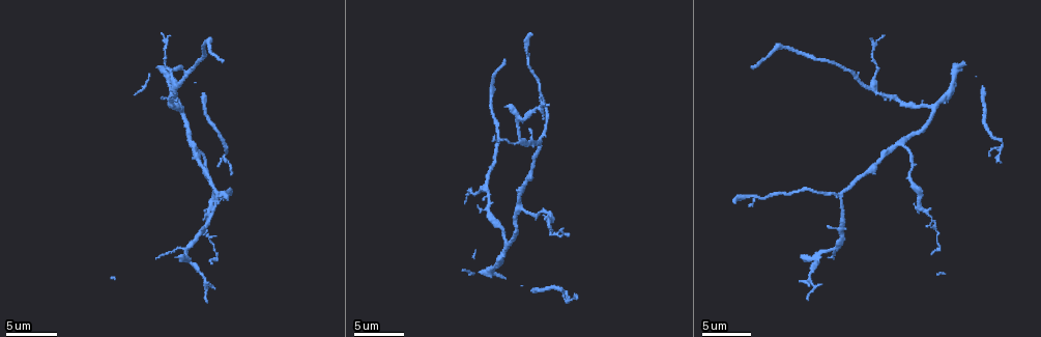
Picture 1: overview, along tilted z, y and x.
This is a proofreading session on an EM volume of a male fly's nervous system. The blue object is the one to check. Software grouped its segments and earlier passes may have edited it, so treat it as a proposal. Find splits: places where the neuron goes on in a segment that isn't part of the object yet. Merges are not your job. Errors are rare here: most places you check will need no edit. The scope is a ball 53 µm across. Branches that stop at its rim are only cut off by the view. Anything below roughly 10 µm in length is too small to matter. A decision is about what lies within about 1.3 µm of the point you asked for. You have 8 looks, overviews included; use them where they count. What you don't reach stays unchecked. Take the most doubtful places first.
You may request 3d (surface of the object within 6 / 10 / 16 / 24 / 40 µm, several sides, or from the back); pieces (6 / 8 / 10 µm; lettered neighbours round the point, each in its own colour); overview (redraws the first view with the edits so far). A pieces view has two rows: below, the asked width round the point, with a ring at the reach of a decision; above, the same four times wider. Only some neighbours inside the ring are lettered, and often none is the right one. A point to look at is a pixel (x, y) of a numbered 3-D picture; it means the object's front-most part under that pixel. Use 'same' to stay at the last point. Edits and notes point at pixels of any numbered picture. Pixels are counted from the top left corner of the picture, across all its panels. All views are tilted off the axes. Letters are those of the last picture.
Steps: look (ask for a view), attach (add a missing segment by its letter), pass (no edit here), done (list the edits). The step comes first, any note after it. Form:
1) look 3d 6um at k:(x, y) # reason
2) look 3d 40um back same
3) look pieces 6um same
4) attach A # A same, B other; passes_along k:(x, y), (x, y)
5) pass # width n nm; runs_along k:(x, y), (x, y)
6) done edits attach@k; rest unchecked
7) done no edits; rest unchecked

look 3d 6um at 1:(505, 62) # tapers out

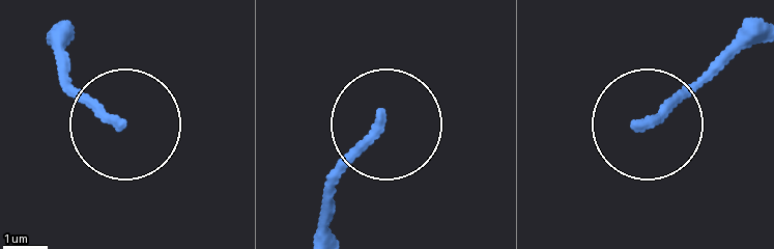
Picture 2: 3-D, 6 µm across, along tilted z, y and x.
look pieces 6um at 2:(378, 117)

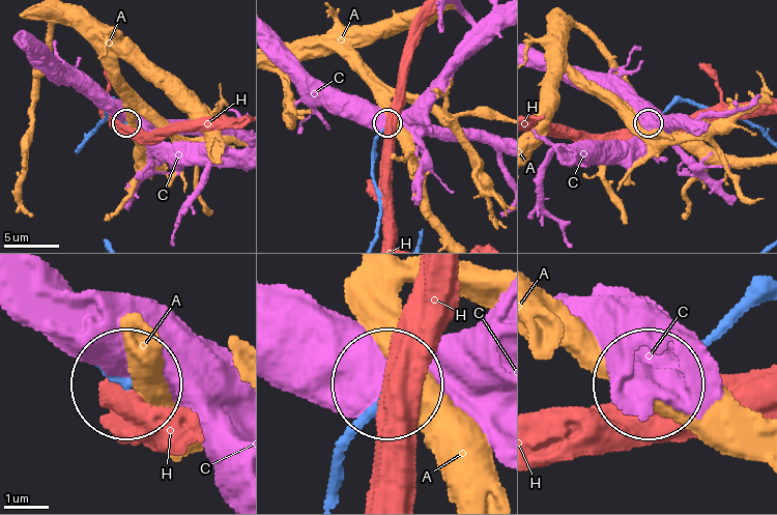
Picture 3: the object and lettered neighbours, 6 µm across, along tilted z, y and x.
pass # width 190 nm; A other, C other, H other; none of them fits

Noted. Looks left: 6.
look 3d 10um at 1:(529, 32) # branch stops here

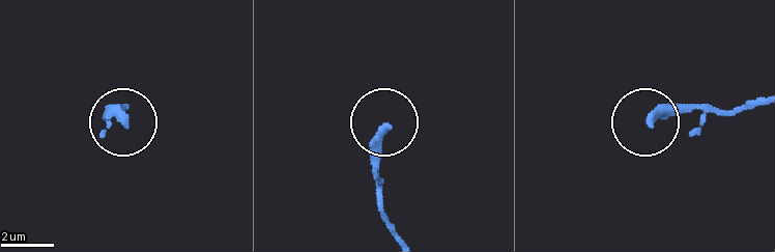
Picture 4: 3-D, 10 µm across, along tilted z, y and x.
look pieces 10um at 4:(384, 126)

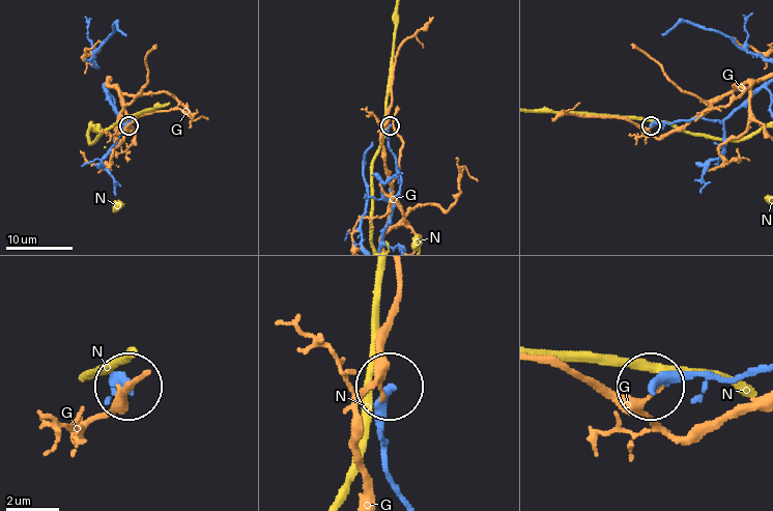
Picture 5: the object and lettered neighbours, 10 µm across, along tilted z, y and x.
pass # G other, N other; runs_along 5:(408, 500), (384, 459), (385, 388); no lettered segment goes on from it

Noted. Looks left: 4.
look pieces 6um at 1:(807, 298) # end of a long branch

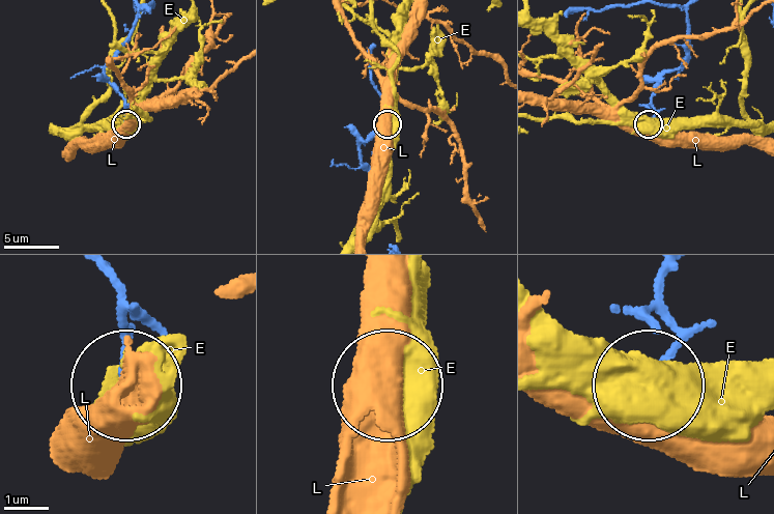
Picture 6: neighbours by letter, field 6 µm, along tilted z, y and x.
pass # width 130 nm; E other, L other; none of them fits

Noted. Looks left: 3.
look pieces 6um at 1:(177, 258) # free end

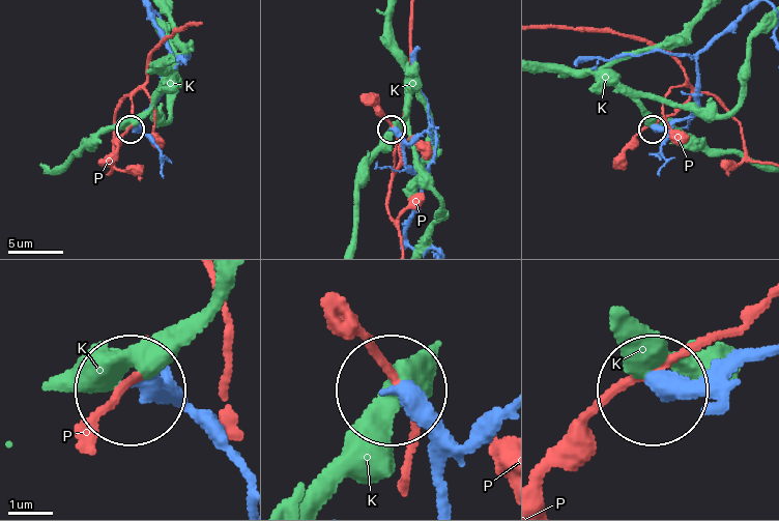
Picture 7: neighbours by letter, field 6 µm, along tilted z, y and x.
pass # K other, P other; runs_along 7:(441, 503), (431, 435), (396, 394); none of them fits

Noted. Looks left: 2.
done no edits; rest unchecked

